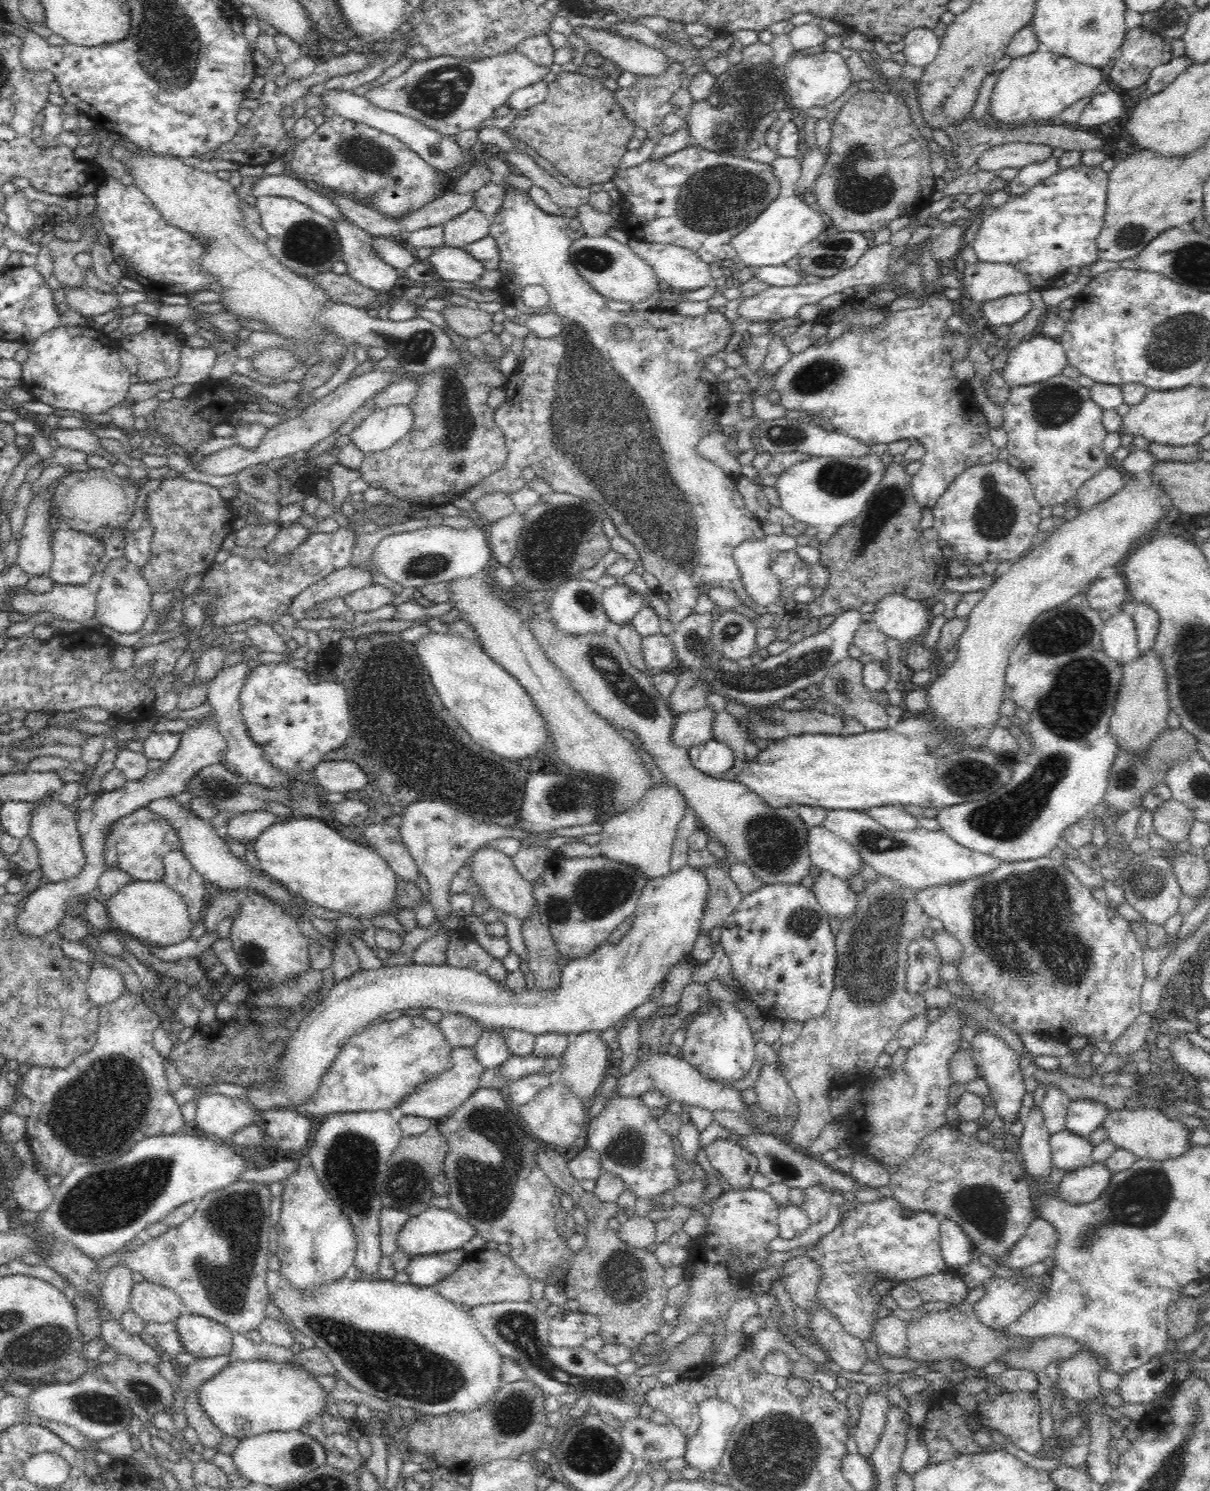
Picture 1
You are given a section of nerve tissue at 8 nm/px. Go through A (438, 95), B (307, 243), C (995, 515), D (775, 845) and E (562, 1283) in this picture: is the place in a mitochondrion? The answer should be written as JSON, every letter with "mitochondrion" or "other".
{"A":"mitochondrion","B":"mitochondrion","C":"mitochondrion","D":"mitochondrion","E":"other"}

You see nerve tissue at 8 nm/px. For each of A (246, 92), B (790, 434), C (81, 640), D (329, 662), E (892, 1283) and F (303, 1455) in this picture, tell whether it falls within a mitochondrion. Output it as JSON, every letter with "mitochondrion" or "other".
{"A":"other","B":"mitochondrion","C":"other","D":"other","E":"other","F":"mitochondrion"}

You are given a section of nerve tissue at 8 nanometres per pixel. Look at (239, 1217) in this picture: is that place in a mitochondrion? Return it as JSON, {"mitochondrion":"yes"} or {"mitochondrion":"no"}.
{"mitochondrion":"yes"}

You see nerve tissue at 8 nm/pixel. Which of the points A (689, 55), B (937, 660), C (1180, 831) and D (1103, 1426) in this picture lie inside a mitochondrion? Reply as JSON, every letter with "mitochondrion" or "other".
{"A":"other","B":"other","C":"other","D":"other"}

